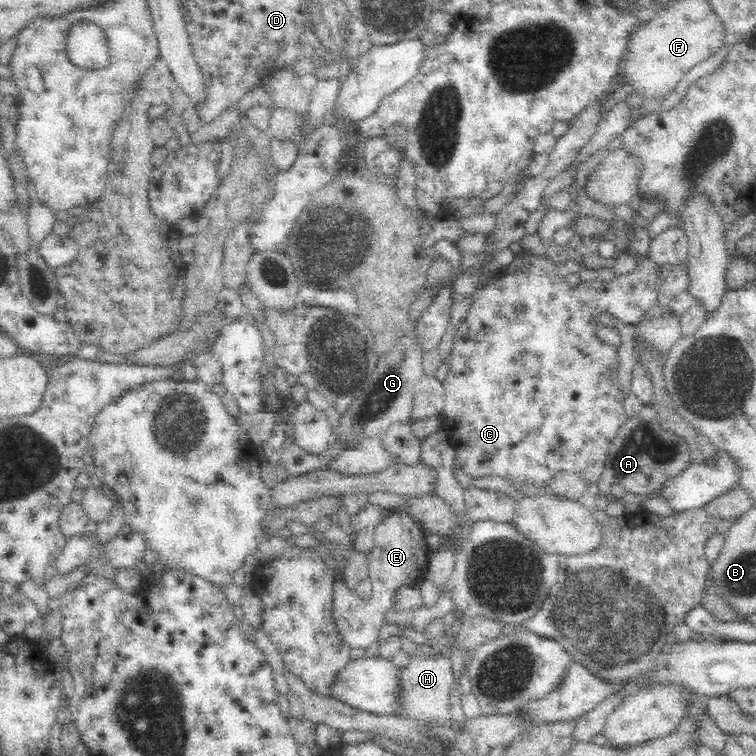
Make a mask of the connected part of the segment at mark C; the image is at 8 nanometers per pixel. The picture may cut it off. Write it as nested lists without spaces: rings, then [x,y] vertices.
[[[534,255],[532,272],[528,274],[528,278],[526,278],[526,274],[524,274],[524,278],[520,278],[520,272],[510,274],[508,269],[505,268],[500,277],[477,292],[473,306],[468,310],[467,316],[466,320],[462,319],[460,328],[454,328],[454,330],[458,330],[456,334],[462,334],[462,336],[456,336],[454,344],[450,344],[450,339],[448,339],[444,352],[444,356],[450,365],[448,374],[443,381],[445,408],[441,415],[444,421],[443,430],[455,451],[452,470],[458,468],[458,470],[462,470],[472,477],[500,476],[500,478],[509,480],[510,483],[527,490],[544,489],[546,485],[544,482],[548,482],[548,478],[559,471],[578,474],[588,484],[596,483],[600,478],[600,472],[604,467],[611,443],[621,425],[628,418],[624,408],[626,393],[619,389],[621,381],[617,378],[614,382],[607,382],[606,379],[601,378],[600,370],[608,368],[614,360],[618,359],[614,355],[616,348],[602,342],[594,335],[592,325],[590,325],[593,321],[590,308],[580,302],[580,299],[576,296],[576,288],[566,283],[563,271],[558,269],[547,256],[541,257],[540,255]]]

